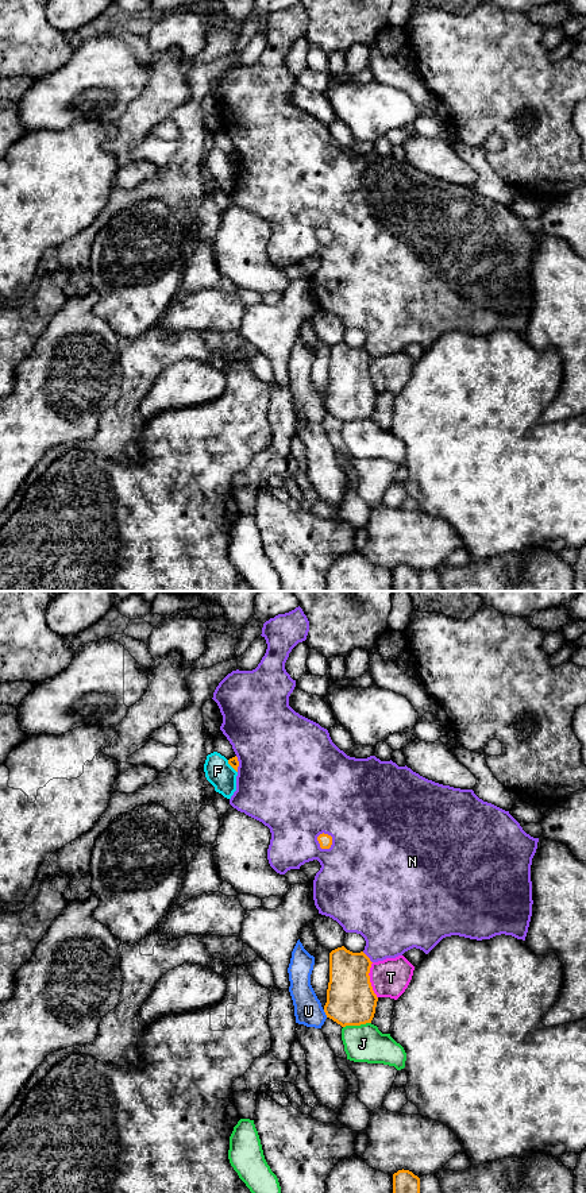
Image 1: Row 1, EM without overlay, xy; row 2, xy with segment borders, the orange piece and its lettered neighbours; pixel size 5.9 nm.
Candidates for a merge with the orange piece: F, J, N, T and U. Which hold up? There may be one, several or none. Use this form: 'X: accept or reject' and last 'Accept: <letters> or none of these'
F: reject
J: reject
N: reject
T: reject
U: reject
Accept: none of these

